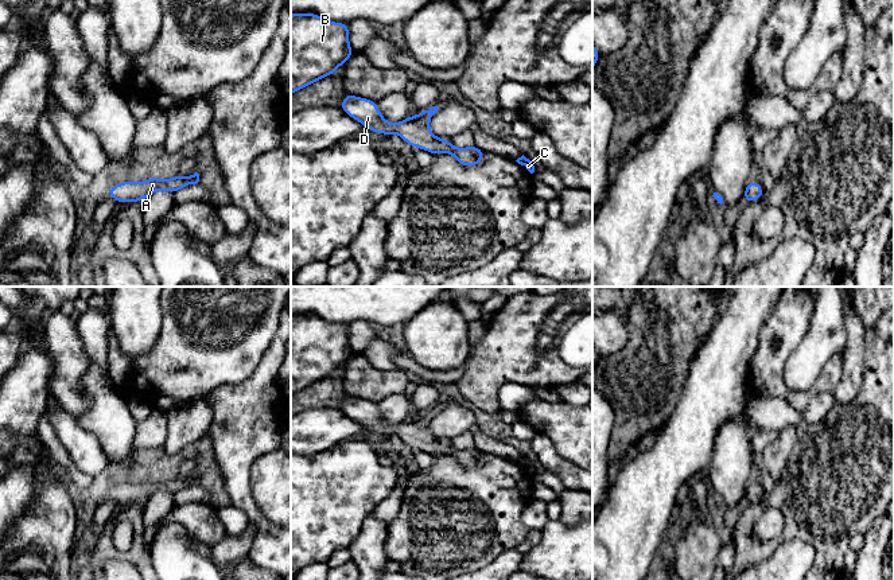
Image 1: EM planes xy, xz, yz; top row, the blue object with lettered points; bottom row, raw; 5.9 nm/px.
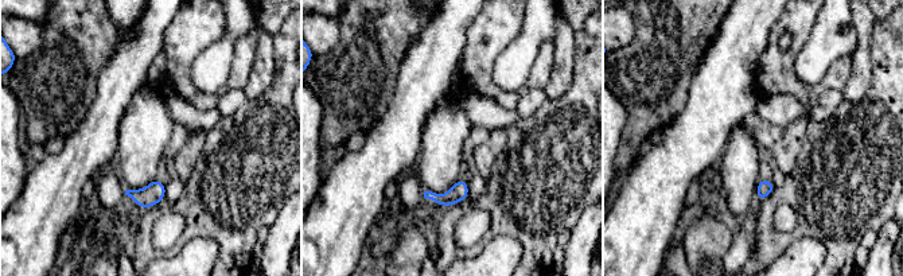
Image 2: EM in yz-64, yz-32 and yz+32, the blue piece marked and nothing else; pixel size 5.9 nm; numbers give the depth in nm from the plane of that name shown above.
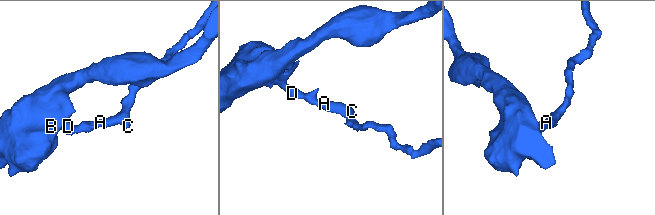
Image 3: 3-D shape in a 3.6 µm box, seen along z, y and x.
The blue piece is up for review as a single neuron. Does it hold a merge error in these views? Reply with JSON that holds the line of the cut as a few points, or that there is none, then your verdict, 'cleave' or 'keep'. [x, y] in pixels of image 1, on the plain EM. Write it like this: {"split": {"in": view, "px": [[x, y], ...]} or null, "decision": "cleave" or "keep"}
{"split": null, "decision": "keep"}

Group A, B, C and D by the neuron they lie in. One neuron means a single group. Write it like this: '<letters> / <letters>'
A B C D

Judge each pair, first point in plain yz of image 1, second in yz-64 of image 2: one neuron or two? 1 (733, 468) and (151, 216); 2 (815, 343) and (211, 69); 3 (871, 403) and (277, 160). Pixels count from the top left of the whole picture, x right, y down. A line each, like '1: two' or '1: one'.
1: two
2: one
3: one

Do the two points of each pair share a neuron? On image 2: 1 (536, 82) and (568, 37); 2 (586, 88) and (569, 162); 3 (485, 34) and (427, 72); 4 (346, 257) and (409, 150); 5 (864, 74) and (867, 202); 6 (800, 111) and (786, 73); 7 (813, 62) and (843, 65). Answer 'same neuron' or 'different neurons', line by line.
1: different neurons
2: same neuron
3: different neurons
4: same neuron
5: different neurons
6: different neurons
7: different neurons

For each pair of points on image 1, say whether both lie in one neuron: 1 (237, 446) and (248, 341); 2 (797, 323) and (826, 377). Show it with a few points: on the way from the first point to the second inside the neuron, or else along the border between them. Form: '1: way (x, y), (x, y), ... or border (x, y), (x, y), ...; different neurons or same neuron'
1: border (264, 354), (248, 377), (214, 389); different neurons
2: way (778, 350), (776, 381), (791, 396), (800, 396); same neuron

